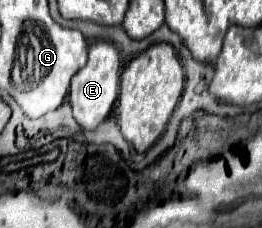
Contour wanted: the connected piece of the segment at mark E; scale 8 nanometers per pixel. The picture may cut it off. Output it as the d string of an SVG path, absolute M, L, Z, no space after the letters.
M103 40L93 42L89 46L87 66L75 74L69 88L69 102L73 106L73 116L85 130L95 130L103 120L107 120L119 96L119 82L121 82L121 60L117 48Z

